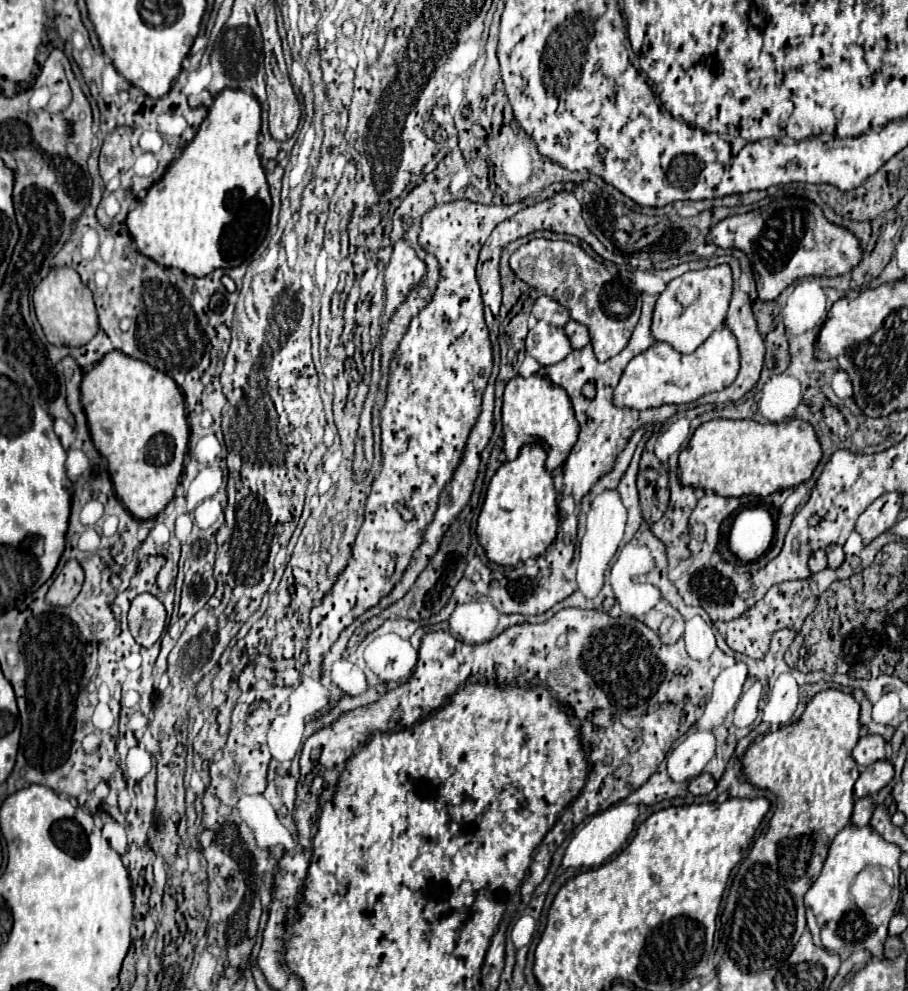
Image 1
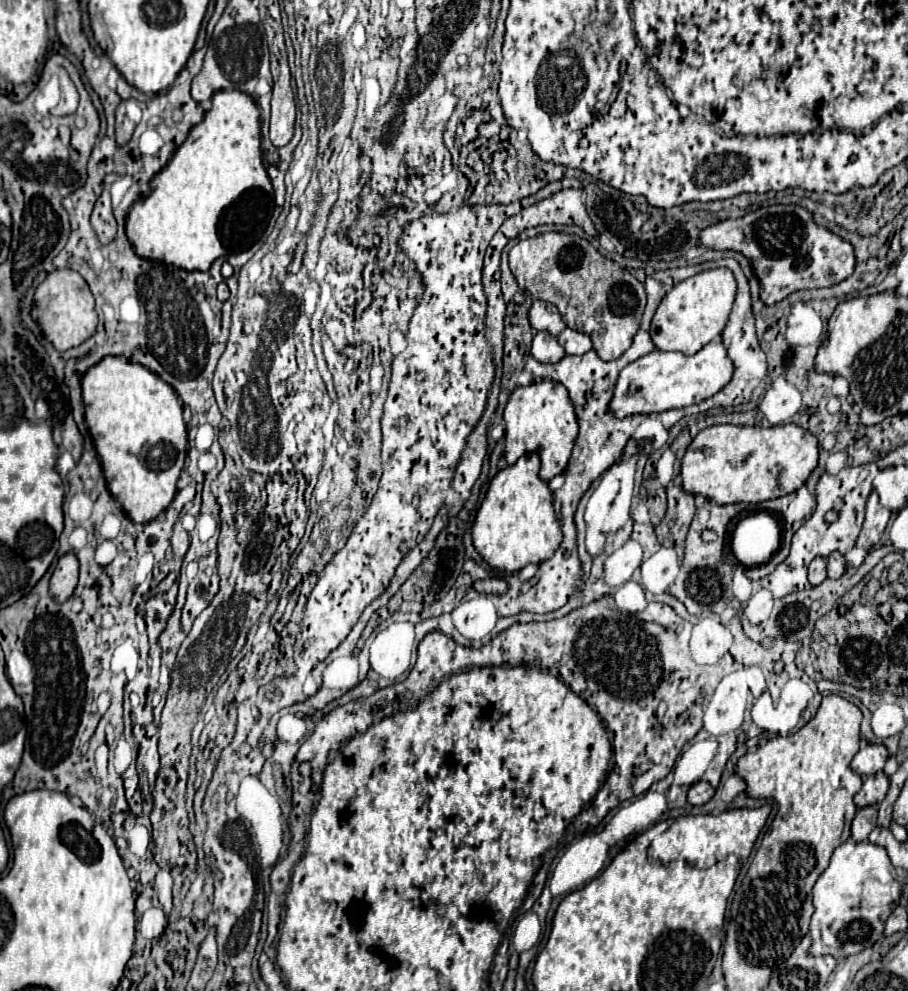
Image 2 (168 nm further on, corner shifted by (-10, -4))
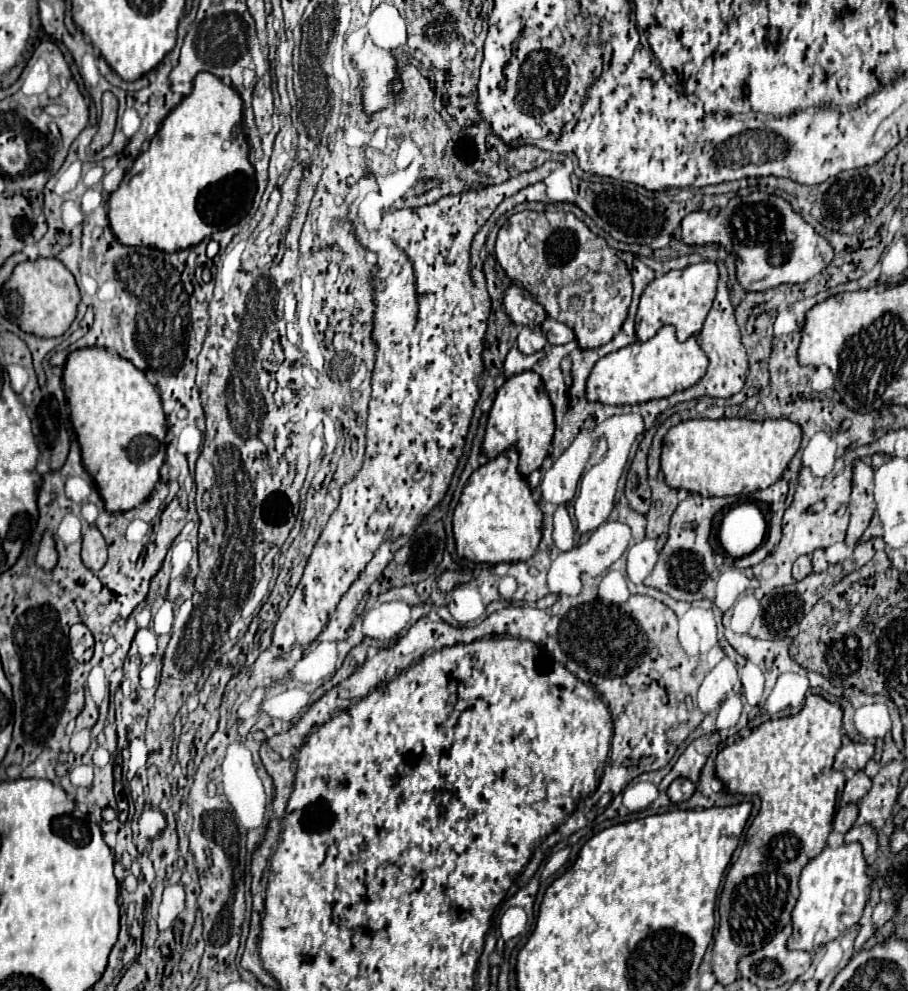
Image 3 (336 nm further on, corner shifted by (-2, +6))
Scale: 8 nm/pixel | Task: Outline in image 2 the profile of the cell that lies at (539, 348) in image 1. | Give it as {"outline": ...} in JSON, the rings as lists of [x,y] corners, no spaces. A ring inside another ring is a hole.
{"outline":[[[538,331],[534,335],[534,341],[532,341],[532,349],[530,349],[532,357],[540,363],[558,363],[566,351],[558,345],[556,337],[552,337],[550,333],[546,331]]]}

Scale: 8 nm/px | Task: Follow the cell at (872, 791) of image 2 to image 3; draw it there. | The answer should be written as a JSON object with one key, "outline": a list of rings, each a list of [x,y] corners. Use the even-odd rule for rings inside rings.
{"outline":[[[856,771],[852,775],[848,775],[844,793],[842,793],[842,801],[844,803],[858,803],[872,787],[872,779],[864,773],[864,771]]]}

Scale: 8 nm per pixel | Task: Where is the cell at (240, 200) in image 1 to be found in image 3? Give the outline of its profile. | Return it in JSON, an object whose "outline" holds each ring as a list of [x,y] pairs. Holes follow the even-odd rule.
{"outline":[[[198,73],[192,93],[170,111],[156,137],[150,141],[148,151],[136,159],[122,185],[110,195],[108,219],[122,245],[146,245],[174,253],[194,247],[212,233],[240,223],[252,207],[254,191],[256,171],[248,161],[248,141],[242,129],[242,97],[234,87],[222,83],[222,79],[210,73]]]}

